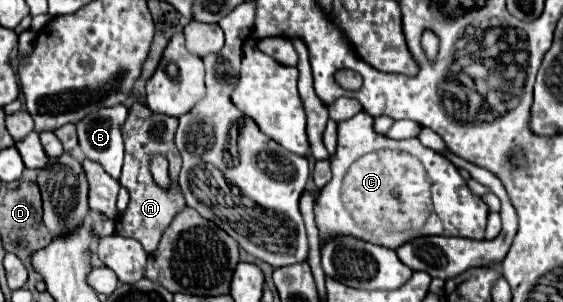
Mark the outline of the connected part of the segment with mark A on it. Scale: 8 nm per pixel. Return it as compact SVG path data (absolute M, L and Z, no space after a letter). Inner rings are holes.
M136 102L130 108L128 120L124 124L124 166L122 166L122 174L120 174L120 186L128 190L130 194L130 202L126 212L120 216L120 228L124 236L138 240L144 250L148 254L152 254L156 250L156 246L160 244L160 238L164 234L164 230L168 228L168 224L172 222L172 218L186 206L186 200L182 196L180 184L178 184L178 176L180 176L180 152L176 152L174 146L174 132L178 128L178 118L172 116L164 116L164 114L156 114L152 112L148 106ZM162 154L168 160L168 174L170 174L170 186L168 188L160 188L154 182L154 176L150 172L150 160L152 156Z

